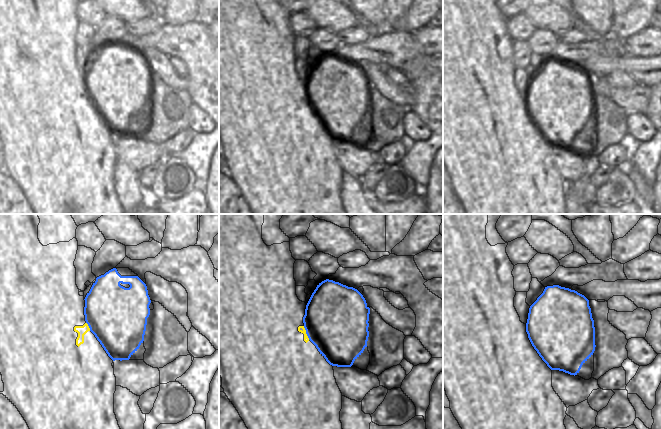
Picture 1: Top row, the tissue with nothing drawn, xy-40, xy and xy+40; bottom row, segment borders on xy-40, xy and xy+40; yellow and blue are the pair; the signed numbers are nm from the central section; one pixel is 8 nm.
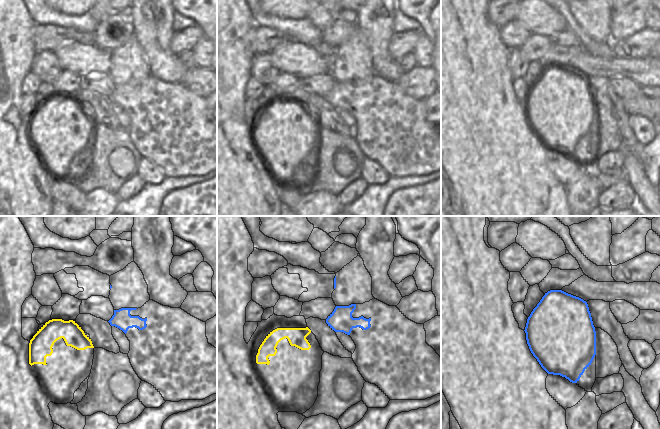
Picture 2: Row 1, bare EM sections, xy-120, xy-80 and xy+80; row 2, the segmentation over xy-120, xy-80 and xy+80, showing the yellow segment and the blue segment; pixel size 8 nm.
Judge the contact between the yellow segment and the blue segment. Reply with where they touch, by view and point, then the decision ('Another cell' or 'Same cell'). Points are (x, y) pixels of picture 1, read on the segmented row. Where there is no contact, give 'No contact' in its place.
Touches yellow at xy (305, 333). Same cell

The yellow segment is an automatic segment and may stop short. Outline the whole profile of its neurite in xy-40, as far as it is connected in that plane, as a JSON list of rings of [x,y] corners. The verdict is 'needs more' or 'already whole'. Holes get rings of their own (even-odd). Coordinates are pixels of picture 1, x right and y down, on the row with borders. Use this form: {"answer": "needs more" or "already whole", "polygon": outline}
{"answer": "needs more", "polygon": [[[113,268],[96,278],[84,300],[86,323],[74,327],[78,333],[76,345],[79,347],[83,344],[84,335],[91,331],[113,361],[129,360],[144,341],[150,315],[151,300],[146,284],[138,276],[121,276]]]}

